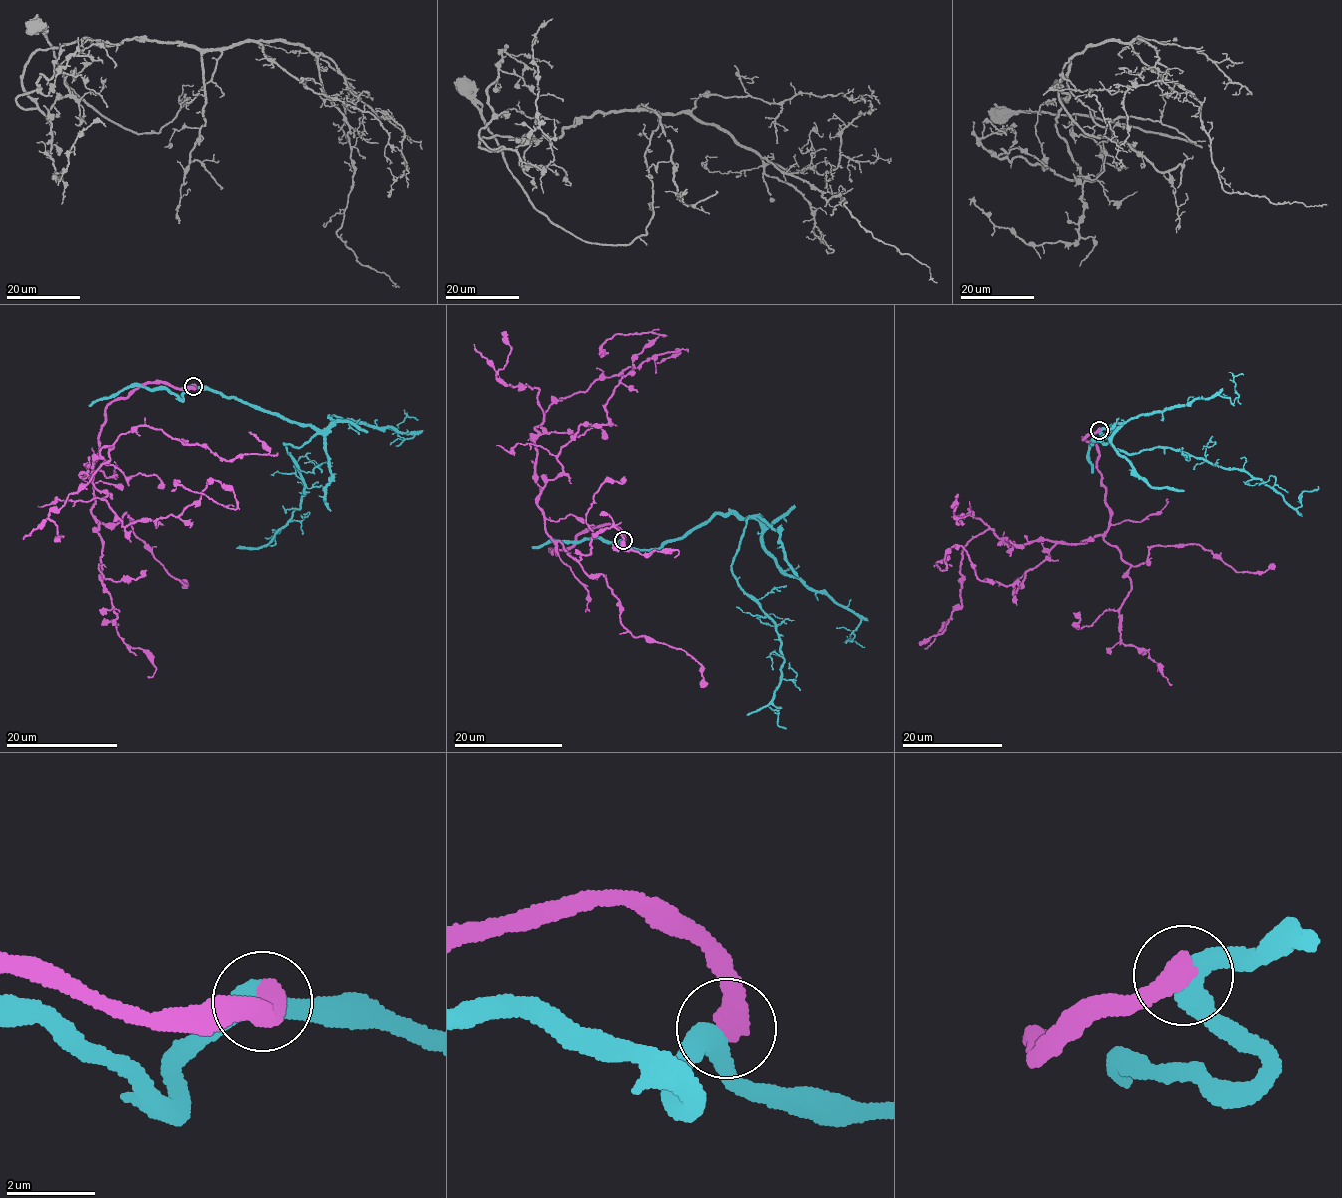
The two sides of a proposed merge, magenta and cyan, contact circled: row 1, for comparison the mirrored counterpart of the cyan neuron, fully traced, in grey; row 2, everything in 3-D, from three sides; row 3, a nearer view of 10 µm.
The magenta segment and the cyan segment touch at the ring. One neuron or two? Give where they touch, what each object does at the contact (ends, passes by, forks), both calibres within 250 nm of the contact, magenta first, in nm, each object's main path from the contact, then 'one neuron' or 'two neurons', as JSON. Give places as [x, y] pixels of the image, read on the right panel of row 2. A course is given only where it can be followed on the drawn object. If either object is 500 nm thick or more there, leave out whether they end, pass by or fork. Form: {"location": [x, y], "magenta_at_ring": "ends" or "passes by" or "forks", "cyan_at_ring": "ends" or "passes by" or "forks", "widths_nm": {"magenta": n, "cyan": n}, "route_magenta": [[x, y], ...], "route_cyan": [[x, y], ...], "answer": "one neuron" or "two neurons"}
{"location": [1099, 430], "widths_nm": {"magenta": 550, "cyan": 440}, "route_magenta": [[1100, 430], [1081, 439], [1108, 528], [1058, 542], [1013, 593], [978, 579], [958, 546], [934, 566], [952, 566]], "route_cyan": [[1099, 430], [1114, 425], [1099, 439], [1131, 454], [1178, 449], [1247, 472], [1296, 508], [1299, 495], [1317, 486]], "answer": "two neurons"}

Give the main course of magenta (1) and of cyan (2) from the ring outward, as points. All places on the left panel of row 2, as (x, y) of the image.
1: (193, 386), (114, 400), (80, 475), (124, 526), (179, 515), (208, 480), (236, 507), (171, 491)
2: (192, 386), (316, 432), (298, 447), (283, 445), (305, 495), (268, 545), (281, 530)

